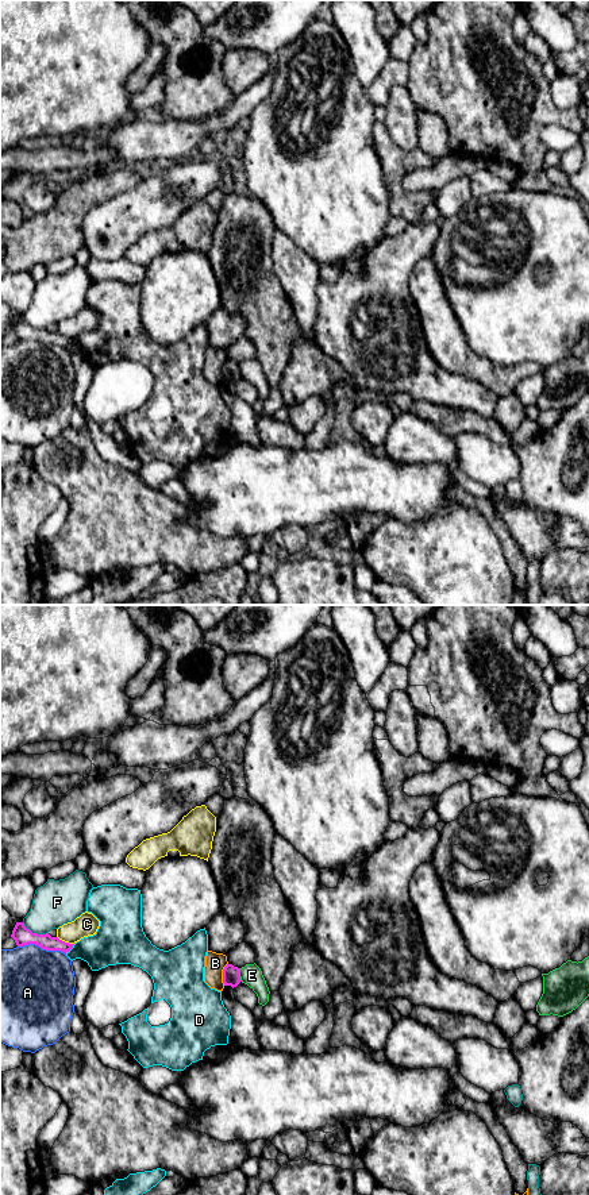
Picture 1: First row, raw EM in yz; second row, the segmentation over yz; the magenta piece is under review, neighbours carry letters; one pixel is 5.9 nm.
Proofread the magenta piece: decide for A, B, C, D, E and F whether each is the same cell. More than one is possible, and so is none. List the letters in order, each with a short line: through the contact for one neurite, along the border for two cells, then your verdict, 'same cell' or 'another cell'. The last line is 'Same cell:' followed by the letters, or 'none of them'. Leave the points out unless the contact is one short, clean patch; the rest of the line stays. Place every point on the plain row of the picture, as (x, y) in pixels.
A: another cell
B: line yz (227, 358), (223, 365), (223, 380); another cell
C: another cell
D: another cell
E: line yz (238, 363), (238, 370), (242, 376); another cell
F: another cell
Same cell: none of them

